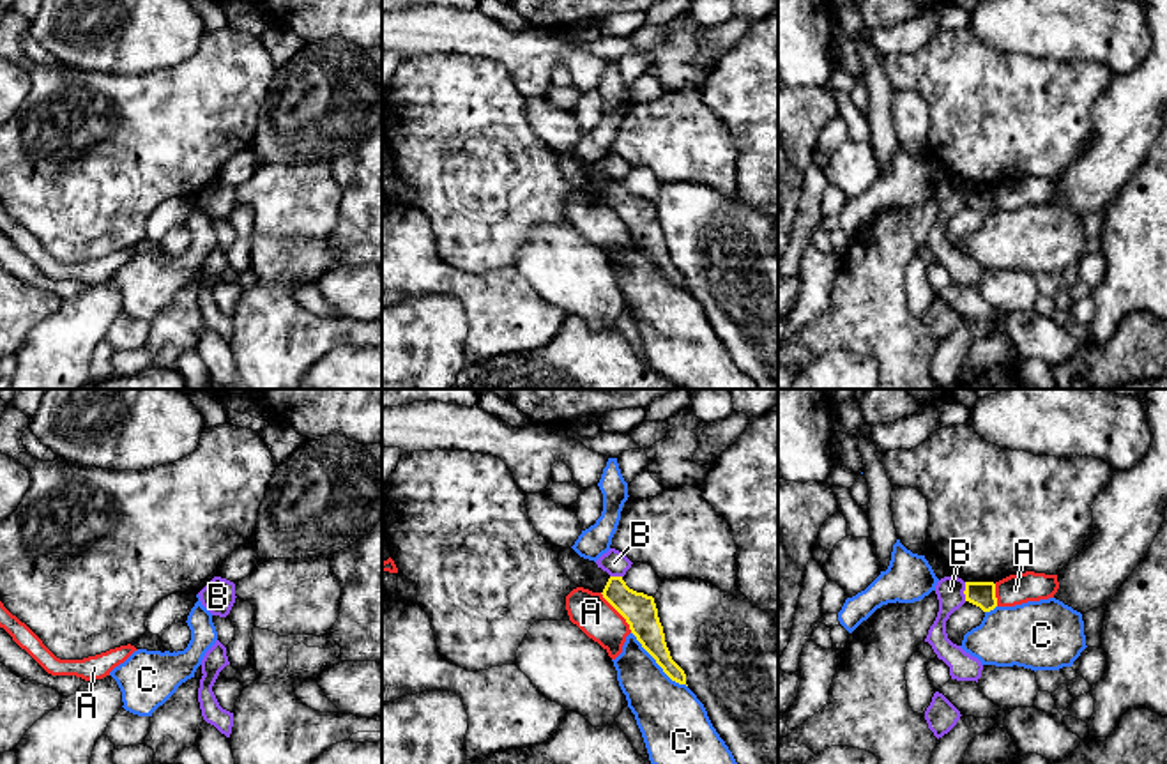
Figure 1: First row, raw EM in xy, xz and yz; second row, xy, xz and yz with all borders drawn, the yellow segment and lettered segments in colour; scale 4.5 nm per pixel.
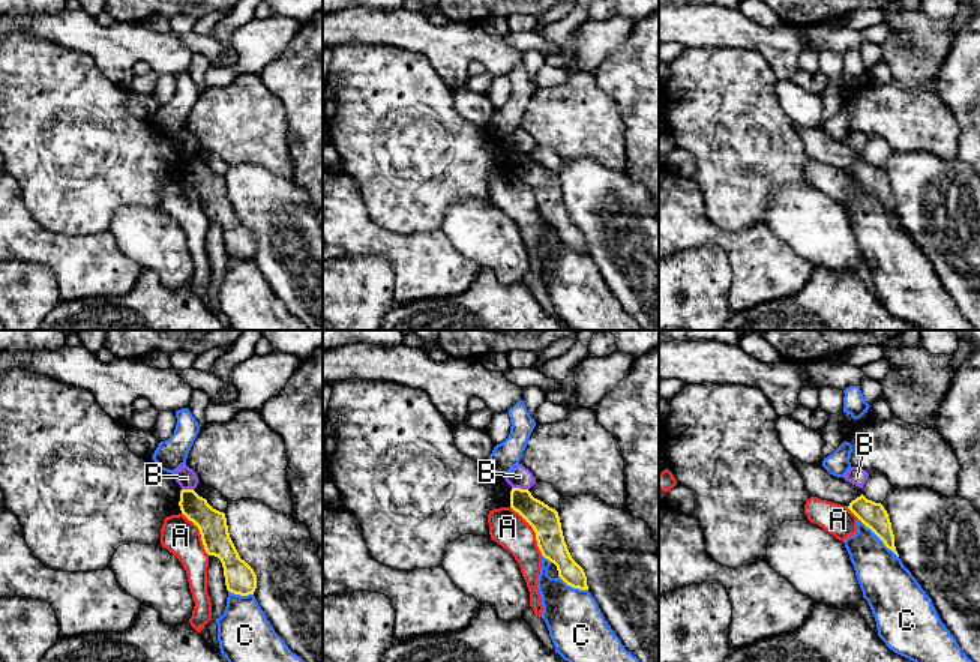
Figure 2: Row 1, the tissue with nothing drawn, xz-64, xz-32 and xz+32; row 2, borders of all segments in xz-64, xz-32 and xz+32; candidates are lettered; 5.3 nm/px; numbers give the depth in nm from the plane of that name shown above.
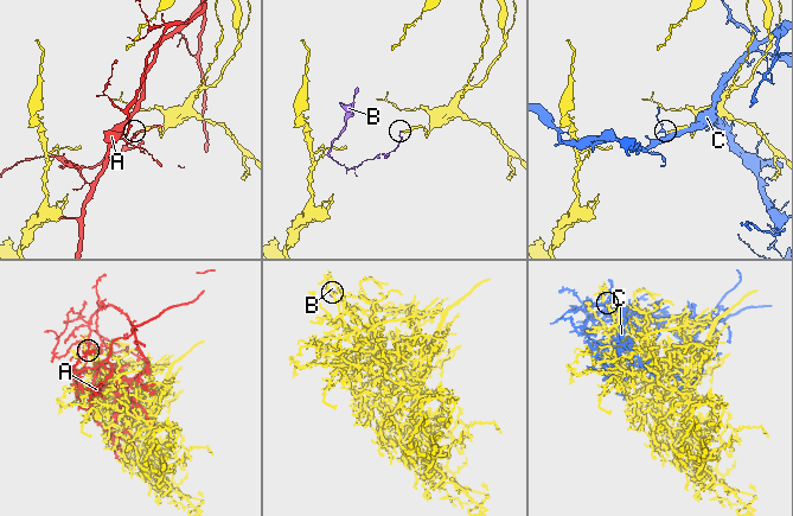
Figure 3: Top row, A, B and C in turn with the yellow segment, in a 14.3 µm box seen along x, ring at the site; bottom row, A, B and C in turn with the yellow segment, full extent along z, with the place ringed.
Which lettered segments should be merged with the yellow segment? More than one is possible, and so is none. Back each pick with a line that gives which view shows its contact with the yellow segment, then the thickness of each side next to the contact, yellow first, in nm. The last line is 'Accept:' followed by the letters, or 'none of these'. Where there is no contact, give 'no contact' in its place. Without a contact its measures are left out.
Accept: none of these

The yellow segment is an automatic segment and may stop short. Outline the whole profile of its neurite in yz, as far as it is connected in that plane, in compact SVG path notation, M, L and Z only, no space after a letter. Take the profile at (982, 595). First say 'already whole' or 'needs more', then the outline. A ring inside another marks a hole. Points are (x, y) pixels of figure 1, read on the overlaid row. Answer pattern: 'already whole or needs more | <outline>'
already whole | M965 582L964 594L965 601L980 607L983 612L990 612L997 607L994 582Z

